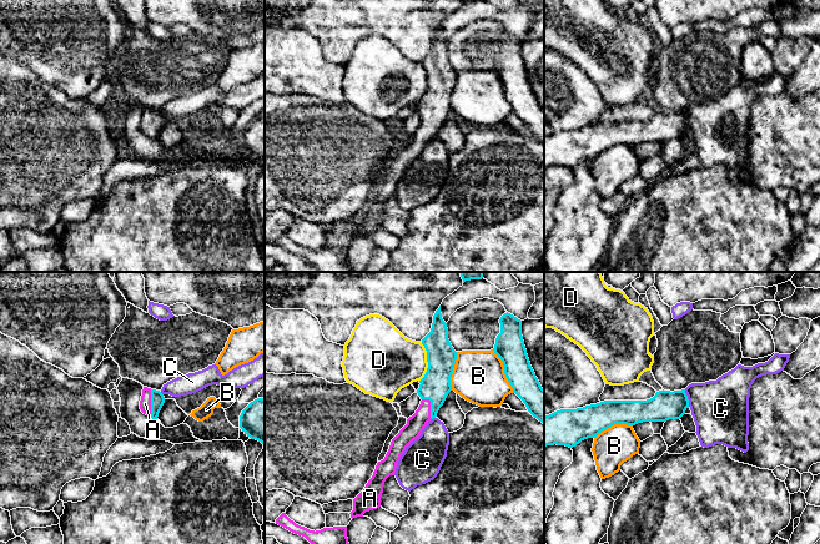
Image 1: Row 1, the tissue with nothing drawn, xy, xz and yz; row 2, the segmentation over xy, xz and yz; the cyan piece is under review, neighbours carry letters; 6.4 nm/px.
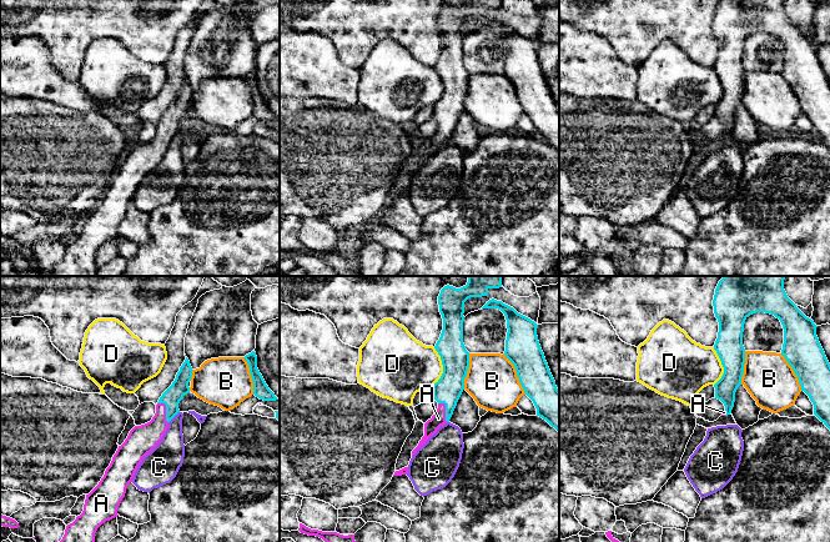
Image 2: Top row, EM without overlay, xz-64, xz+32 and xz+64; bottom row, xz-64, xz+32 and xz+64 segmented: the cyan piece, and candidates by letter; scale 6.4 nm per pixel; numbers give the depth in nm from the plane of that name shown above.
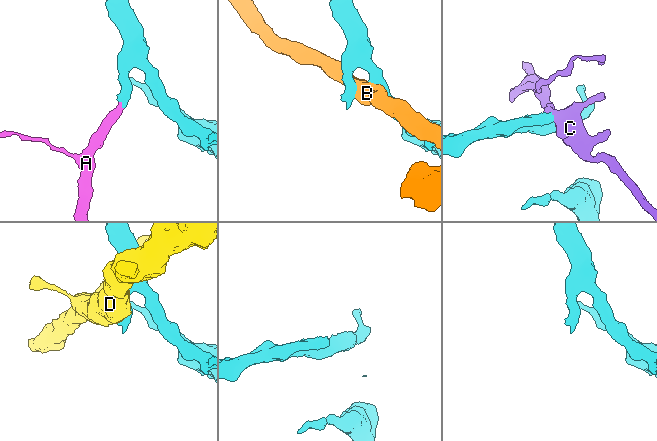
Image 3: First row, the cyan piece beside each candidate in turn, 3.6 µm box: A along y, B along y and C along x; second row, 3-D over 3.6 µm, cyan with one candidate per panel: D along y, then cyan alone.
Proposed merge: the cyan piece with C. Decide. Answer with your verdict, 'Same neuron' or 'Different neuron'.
Different neuron

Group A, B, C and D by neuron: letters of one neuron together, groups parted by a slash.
A / B / C / D

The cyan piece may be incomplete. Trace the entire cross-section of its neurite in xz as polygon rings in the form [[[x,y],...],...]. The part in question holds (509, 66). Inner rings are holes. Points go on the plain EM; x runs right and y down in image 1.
[[[510,34],[500,40],[500,54],[495,59],[494,74],[502,80],[504,94],[528,132],[544,145],[544,110],[530,86],[522,56],[522,41]]]

